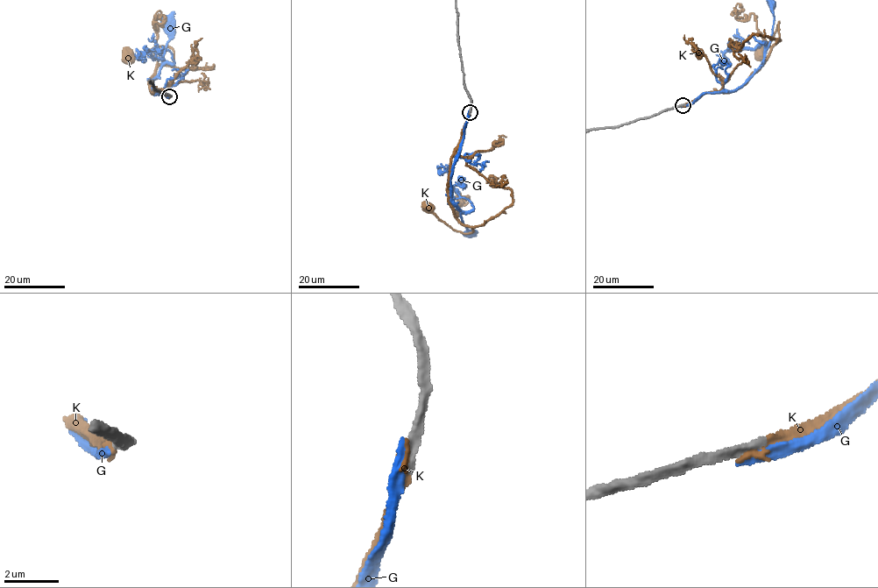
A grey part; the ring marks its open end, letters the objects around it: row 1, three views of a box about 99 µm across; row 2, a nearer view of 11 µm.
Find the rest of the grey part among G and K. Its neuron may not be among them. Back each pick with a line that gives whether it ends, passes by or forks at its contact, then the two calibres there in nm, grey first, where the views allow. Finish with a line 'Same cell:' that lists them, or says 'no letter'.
K: It ends there. Thickness 360 nm (grey) against 380 nm
Same cell: K

